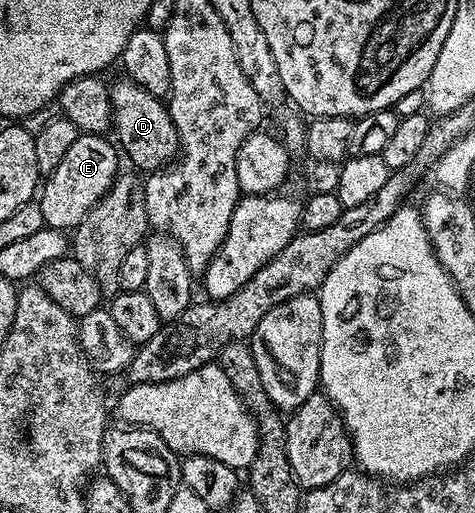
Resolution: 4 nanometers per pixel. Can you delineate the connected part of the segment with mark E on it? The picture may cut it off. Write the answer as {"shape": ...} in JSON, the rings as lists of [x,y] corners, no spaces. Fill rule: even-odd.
{"shape":[[[79,134],[68,153],[64,153],[64,161],[60,161],[60,165],[56,165],[53,173],[45,176],[41,184],[37,202],[44,213],[46,226],[58,231],[80,226],[87,213],[109,193],[110,186],[118,178],[118,159],[119,148],[106,135]]]}

